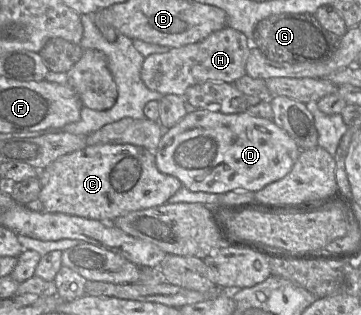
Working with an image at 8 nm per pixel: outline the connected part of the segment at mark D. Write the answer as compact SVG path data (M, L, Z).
M196 109L165 130L154 151L156 166L180 180L193 192L213 194L229 191L257 192L285 177L301 149L273 120L255 117L248 111L223 114L216 109Z

